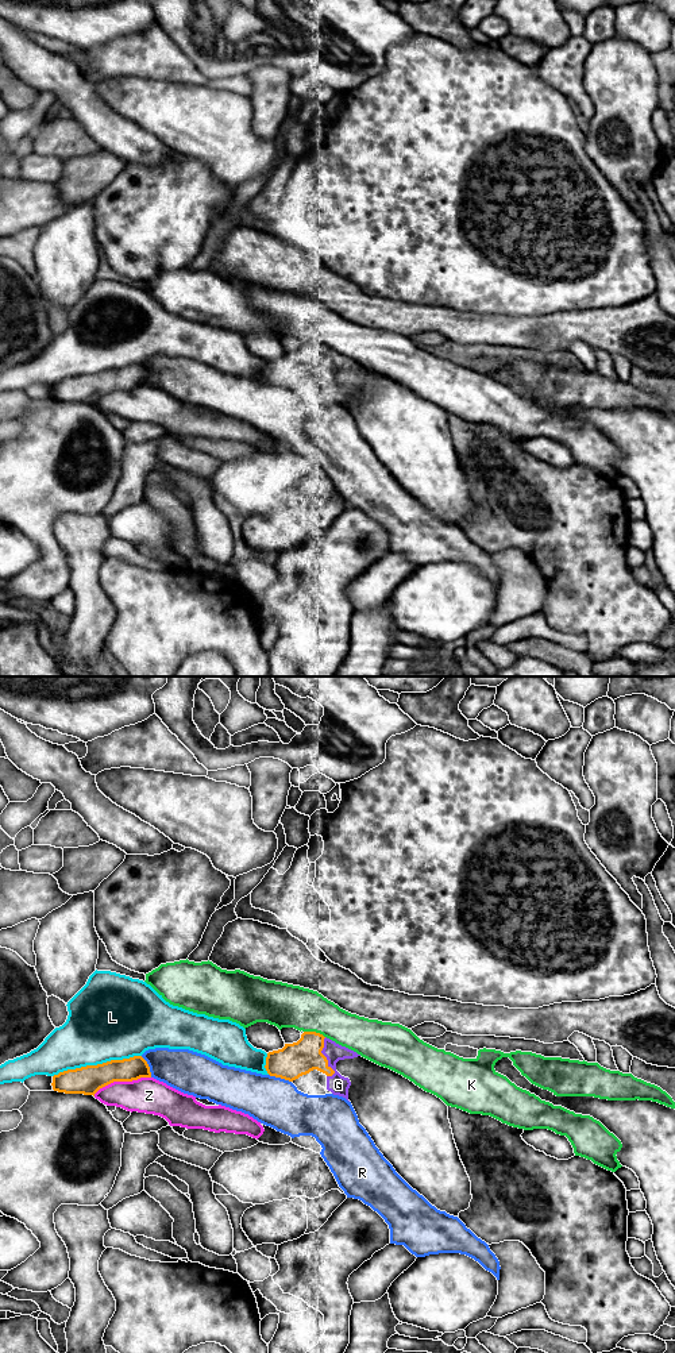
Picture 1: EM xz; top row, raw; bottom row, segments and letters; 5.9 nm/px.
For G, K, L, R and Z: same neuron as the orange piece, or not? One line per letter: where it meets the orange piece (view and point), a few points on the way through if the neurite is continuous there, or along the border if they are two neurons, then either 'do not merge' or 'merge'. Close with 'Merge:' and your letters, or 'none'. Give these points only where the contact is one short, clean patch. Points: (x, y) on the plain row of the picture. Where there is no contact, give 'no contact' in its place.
G: meets orange in xz at (326, 366); merge
K: meets orange in xz at (315, 340); do not merge
L: meets orange in xz at (97, 373); do not merge
R: meets orange in xz at (280, 385); do not merge
Z: meets orange in xz at (122, 389); do not merge
Merge: G

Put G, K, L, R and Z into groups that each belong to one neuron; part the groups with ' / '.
G / K / L / R / Z

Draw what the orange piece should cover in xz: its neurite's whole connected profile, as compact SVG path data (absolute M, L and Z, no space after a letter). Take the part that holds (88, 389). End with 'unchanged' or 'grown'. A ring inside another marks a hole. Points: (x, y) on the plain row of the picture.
M142 365L111 369L97 374L68 378L53 385L53 398L65 402L93 404L113 390L132 390L151 386L150 375Z; unchanged

